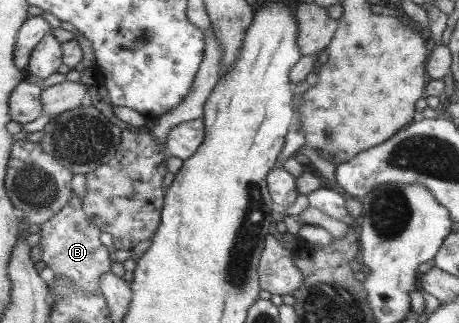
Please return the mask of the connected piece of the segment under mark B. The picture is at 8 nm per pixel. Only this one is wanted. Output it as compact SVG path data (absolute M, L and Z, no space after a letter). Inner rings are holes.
M73 193L71 201L52 218L40 226L40 256L42 262L54 271L55 278L69 278L83 289L85 294L92 294L100 289L100 279L111 270L110 250L100 242L101 230L83 211L83 201Z

